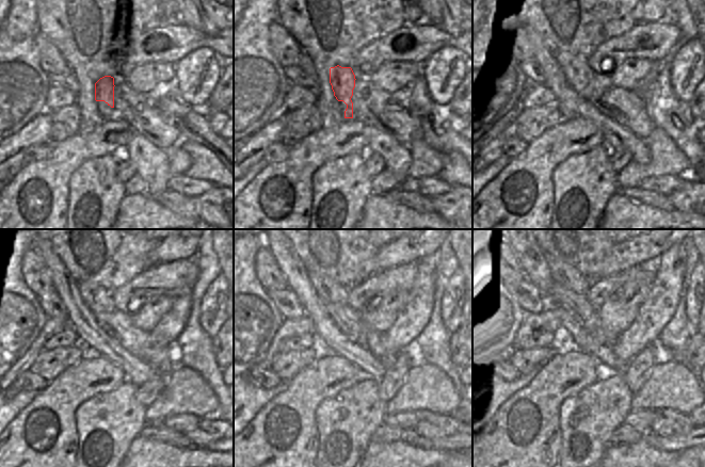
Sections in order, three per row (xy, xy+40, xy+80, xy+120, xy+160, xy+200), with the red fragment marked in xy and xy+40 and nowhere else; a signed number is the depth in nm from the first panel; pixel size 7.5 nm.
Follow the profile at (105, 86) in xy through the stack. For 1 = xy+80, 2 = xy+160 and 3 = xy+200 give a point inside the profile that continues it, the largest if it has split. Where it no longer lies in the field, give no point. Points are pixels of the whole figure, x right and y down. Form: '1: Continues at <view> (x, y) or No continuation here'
1: Continues at xy+80 (567, 76)
2: Continues at xy+160 (314, 290)
3: Continues at xy+200 (541, 271)

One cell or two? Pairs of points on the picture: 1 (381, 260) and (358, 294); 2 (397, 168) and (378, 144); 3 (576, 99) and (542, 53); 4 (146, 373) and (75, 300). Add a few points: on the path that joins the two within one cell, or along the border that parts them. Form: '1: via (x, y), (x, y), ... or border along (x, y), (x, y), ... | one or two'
1: border along (395, 266), (382, 269), (364, 278) | two
2: via (396, 162), (384, 150) | one
3: via (569, 87), (564, 78), (551, 65) | one
4: via (125, 360), (113, 352), (82, 321) | one

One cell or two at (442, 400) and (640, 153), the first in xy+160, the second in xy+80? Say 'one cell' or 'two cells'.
two cells

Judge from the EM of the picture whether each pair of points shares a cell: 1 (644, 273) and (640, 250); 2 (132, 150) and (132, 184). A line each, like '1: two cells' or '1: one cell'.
1: two cells
2: two cells

